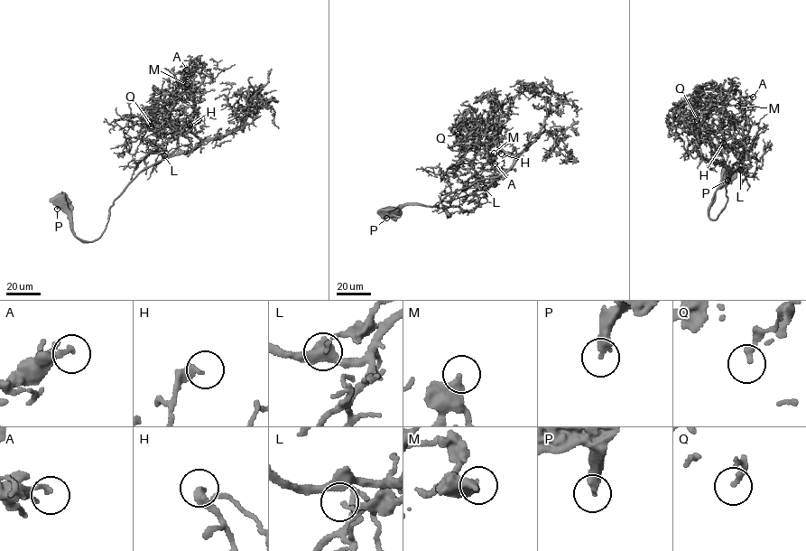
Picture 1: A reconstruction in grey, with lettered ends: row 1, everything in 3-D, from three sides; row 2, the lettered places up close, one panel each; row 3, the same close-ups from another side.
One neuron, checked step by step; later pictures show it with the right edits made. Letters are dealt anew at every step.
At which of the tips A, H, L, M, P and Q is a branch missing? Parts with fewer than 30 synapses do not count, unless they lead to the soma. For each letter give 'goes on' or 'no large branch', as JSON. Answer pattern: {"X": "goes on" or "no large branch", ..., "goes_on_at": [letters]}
{"A": "no large branch", "H": "no large branch", "L": "no large branch", "M": "no large branch", "P": "no large branch", "Q": "no large branch", "goes_on_at": []}

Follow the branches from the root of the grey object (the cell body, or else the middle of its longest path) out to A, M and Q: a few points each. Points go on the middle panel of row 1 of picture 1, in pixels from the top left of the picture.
A: (386, 211), (438, 207), (456, 191), (497, 177), (495, 184), (476, 174), (492, 168), (492, 157), (495, 163)
M: (386, 211), (407, 203), (438, 207), (456, 191), (497, 177), (495, 184), (476, 174), (494, 153)
Q: (386, 211), (438, 207), (512, 164), (473, 121), (458, 134)

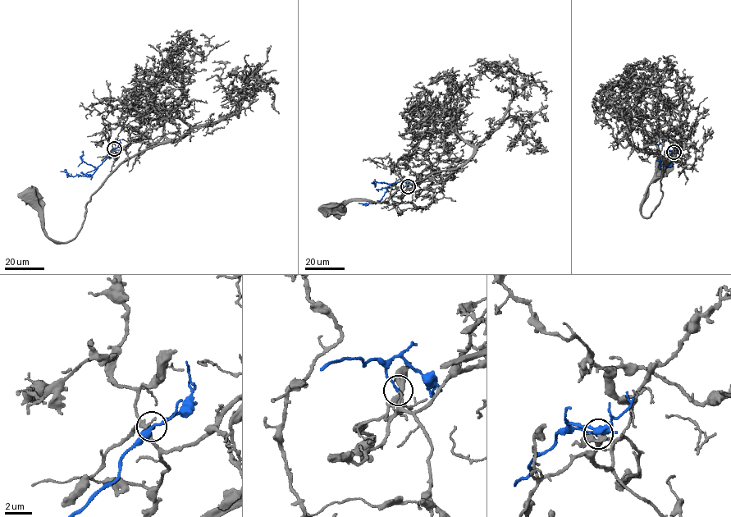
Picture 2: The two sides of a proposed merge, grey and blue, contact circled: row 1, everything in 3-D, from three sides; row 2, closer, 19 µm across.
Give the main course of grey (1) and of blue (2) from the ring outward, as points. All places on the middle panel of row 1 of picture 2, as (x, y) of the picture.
1: (408, 186), (444, 182), (456, 169), (432, 172), (395, 192), (387, 203), (353, 199), (328, 208)
2: (408, 186), (402, 181), (391, 184), (380, 200), (358, 203)

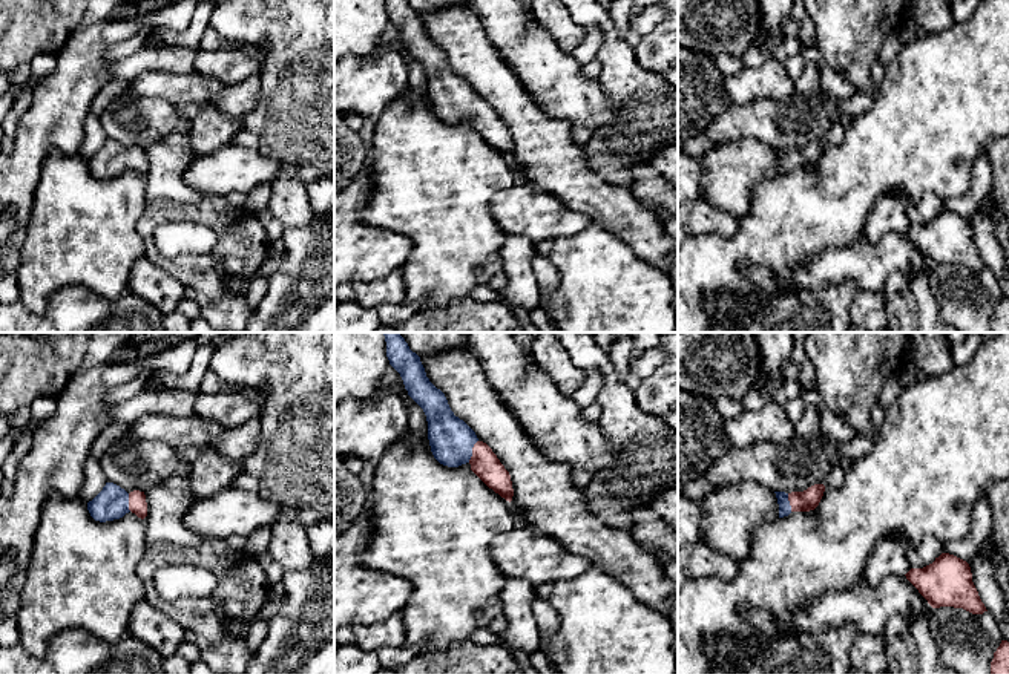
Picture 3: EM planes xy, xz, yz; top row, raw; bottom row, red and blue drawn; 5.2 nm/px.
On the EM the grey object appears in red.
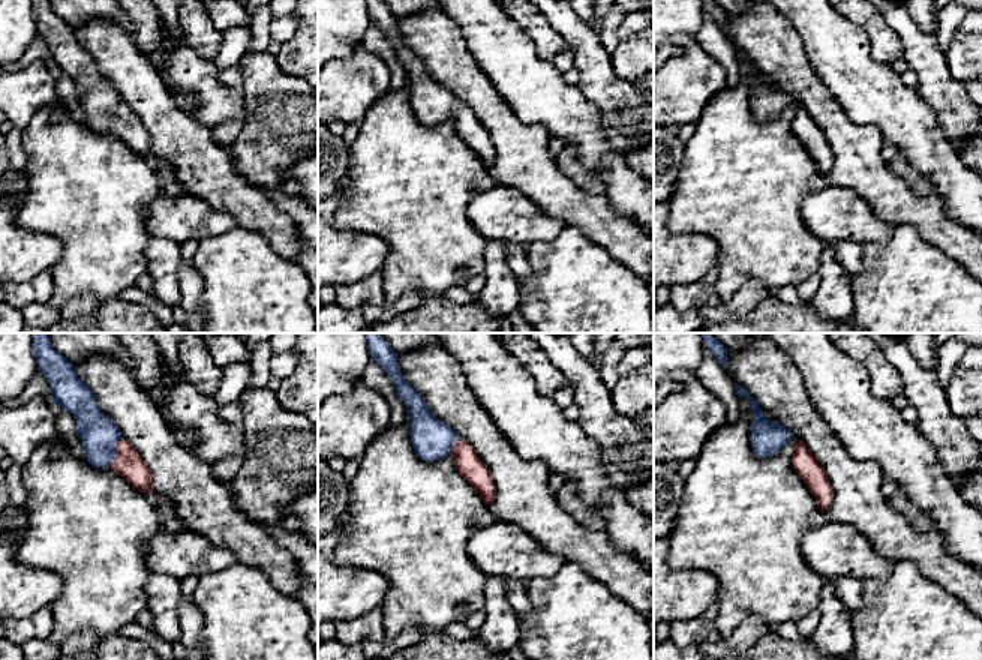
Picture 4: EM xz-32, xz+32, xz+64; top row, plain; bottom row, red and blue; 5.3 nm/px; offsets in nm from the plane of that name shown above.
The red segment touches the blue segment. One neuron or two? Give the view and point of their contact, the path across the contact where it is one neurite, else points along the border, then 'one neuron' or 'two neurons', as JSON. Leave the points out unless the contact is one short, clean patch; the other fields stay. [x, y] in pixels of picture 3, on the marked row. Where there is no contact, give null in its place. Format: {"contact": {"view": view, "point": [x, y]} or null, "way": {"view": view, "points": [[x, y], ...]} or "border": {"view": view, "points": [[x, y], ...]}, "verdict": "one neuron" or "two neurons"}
{"contact": {"view": "xz", "point": [473, 451]}, "way": {"view": "xz", "points": [[485, 464], [473, 451], [451, 440]]}, "verdict": "one neuron"}

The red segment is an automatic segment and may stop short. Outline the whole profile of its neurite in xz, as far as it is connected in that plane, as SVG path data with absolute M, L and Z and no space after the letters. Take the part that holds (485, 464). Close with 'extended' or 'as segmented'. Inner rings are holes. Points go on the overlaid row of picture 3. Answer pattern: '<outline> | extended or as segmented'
M383 332L389 365L400 374L408 395L423 409L428 421L428 440L434 458L448 467L469 463L471 470L495 493L512 501L514 489L509 472L500 463L492 449L480 441L475 432L451 411L445 394L426 377L420 357L412 352L400 332Z | extended

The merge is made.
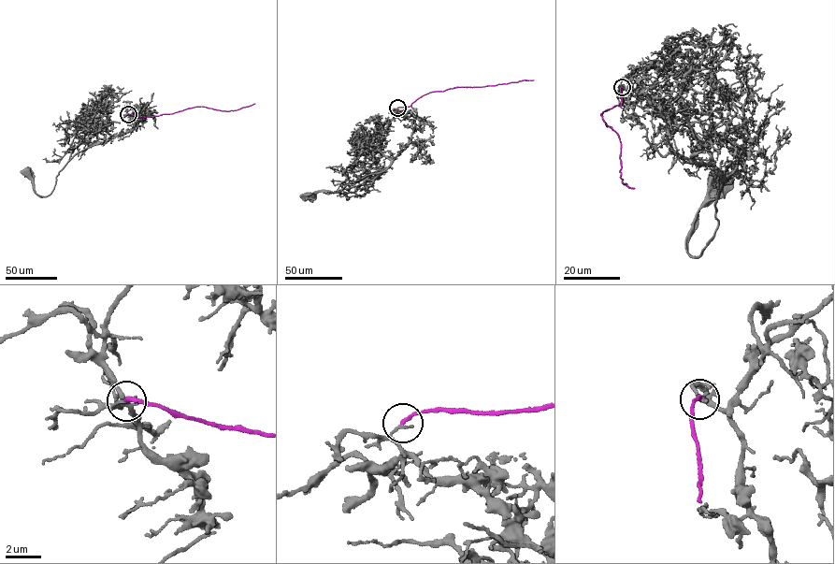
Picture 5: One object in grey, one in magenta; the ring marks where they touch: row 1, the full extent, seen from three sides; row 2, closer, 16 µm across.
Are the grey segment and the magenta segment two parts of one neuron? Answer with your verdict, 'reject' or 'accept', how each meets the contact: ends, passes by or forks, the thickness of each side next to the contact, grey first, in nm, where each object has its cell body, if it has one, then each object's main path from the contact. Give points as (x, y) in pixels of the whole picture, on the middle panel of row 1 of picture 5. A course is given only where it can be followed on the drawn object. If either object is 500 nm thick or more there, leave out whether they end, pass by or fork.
reject; grey ends; magenta ends; calibres 160 and 200 nm; soma grey (306, 195); soma magenta none; course grey (397, 108), (411, 121), (412, 134), (404, 148), (384, 170), (350, 183), (340, 193), (320, 190), (306, 195); course magenta (397, 108), (410, 106), (433, 92), (534, 79)

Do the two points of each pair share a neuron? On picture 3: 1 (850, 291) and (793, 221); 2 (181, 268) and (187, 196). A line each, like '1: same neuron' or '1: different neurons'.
1: different neurons
2: different neurons

